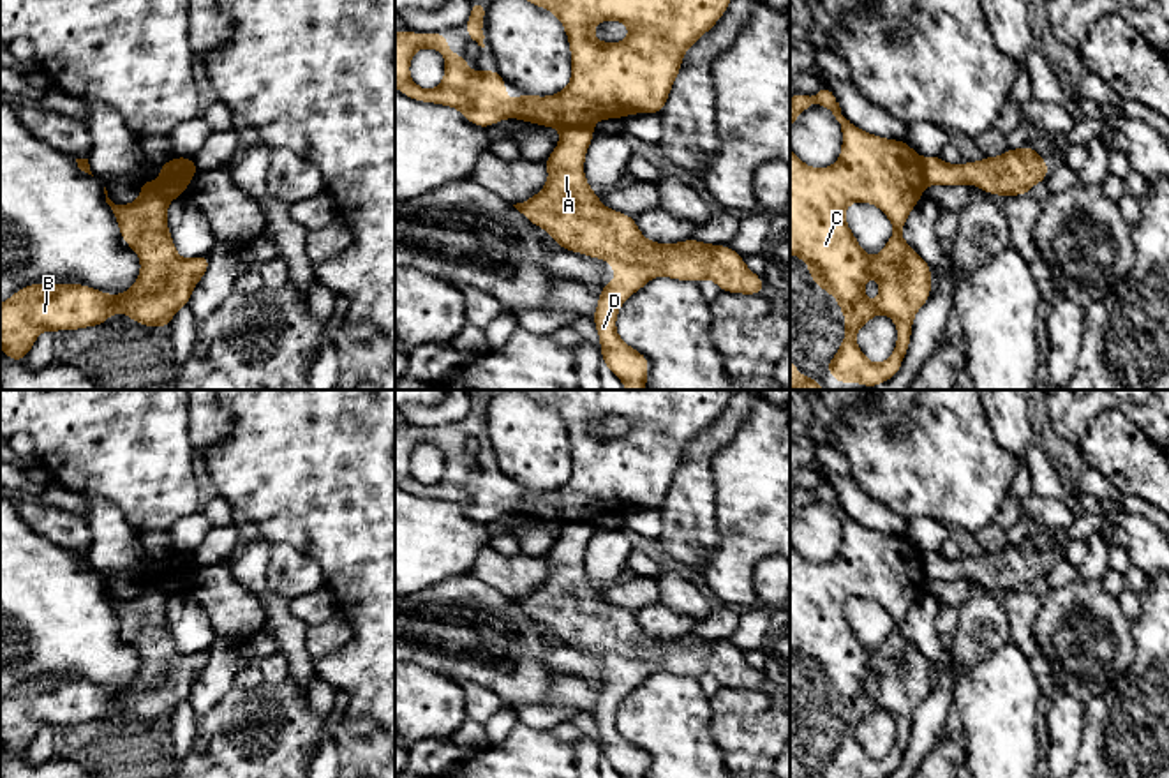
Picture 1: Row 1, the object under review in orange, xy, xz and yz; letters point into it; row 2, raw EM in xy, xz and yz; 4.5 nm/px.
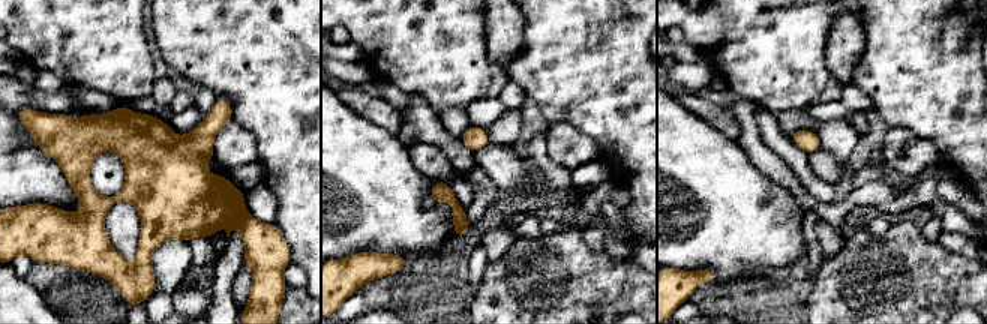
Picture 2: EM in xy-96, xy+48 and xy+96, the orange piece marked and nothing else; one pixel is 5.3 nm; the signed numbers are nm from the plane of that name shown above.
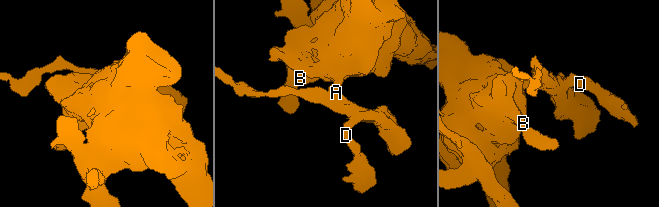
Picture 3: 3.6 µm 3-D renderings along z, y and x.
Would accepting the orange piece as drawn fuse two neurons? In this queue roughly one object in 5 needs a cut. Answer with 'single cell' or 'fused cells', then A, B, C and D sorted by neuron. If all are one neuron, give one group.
fused cells; A D / B C

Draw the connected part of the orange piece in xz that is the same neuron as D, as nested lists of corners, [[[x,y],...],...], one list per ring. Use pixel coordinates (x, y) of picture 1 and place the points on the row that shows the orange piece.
[[[591,123],[562,129],[555,150],[543,161],[548,182],[531,199],[513,205],[529,222],[545,229],[557,243],[614,266],[615,281],[603,284],[592,321],[601,342],[601,358],[626,386],[647,390],[649,360],[628,346],[615,330],[621,305],[651,279],[712,279],[723,293],[763,295],[765,281],[728,245],[695,238],[677,243],[647,240],[635,217],[601,205],[585,182],[584,161],[594,138]]]

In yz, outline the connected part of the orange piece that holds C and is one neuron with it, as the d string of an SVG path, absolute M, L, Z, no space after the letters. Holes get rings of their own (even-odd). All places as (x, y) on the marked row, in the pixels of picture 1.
M822 85L815 97L795 92L790 99L790 129L795 118L806 111L813 102L830 109L836 120L841 123L843 145L839 161L830 168L809 168L806 166L790 146L790 252L797 259L806 259L809 265L808 277L813 279L825 293L838 298L838 307L845 312L845 340L838 346L838 355L823 367L823 372L832 372L836 383L864 383L867 390L892 379L908 353L912 340L912 323L917 310L931 296L931 266L924 261L912 245L908 245L901 231L908 221L915 203L924 196L924 176L920 171L920 157L906 141L887 139L882 136L867 134L855 127L850 120L841 115L839 102L834 92ZM850 203L873 203L890 221L894 233L876 258L869 258L859 245L855 235L845 221L845 210ZM873 275L880 284L880 300L869 302L864 296L866 277ZM885 312L897 326L897 339L890 358L883 363L871 363L855 342L855 335L864 323L873 319L876 314Z

